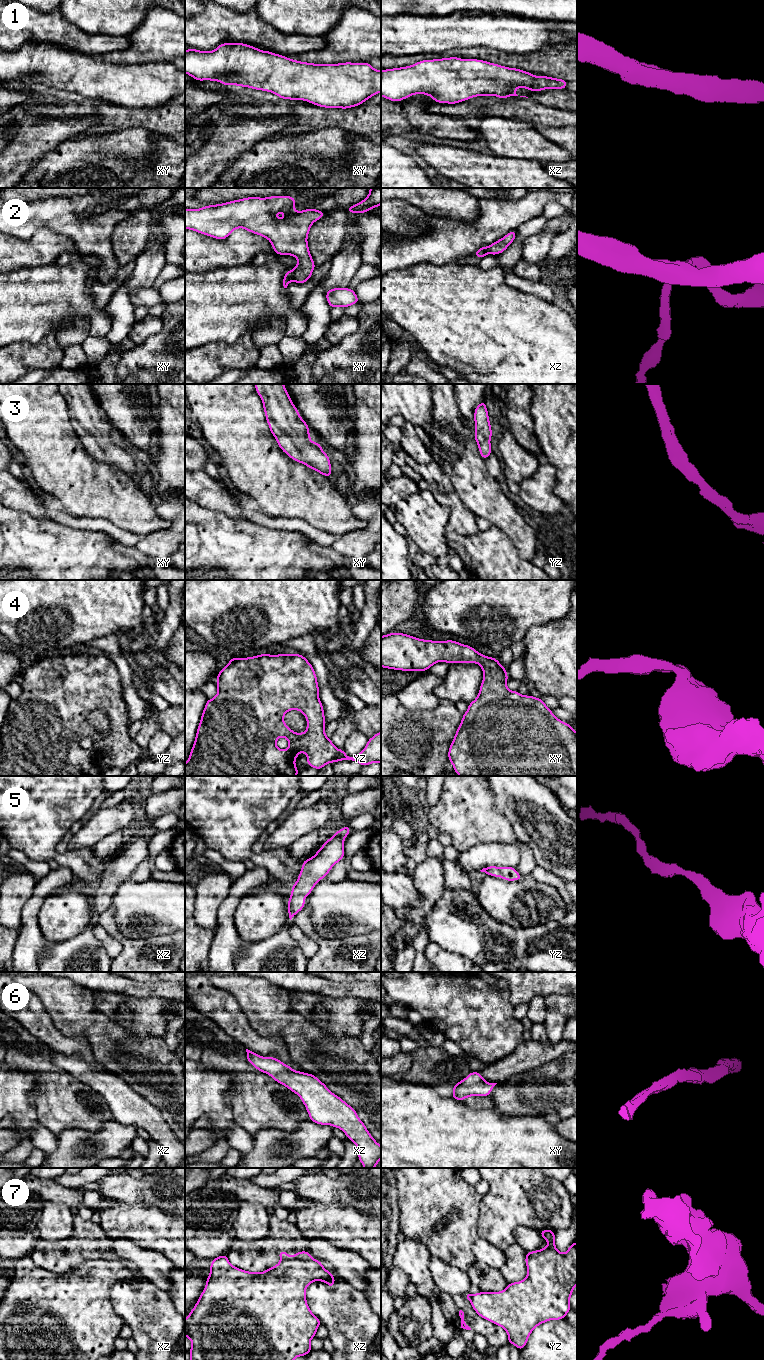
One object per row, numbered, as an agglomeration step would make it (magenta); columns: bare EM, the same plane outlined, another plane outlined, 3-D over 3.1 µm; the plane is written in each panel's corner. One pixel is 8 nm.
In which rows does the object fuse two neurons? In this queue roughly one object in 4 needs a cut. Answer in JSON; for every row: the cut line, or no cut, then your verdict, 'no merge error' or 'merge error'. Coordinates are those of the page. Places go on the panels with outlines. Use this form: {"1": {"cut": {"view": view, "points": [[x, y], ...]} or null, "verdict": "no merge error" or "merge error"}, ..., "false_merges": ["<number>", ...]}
{"1": {"cut": null, "verdict": "no merge error"}, "2": {"cut": {"view": "xy", "points": [[290, 271], [292, 279]]}, "verdict": "merge error"}, "3": {"cut": null, "verdict": "no merge error"}, "4": {"cut": null, "verdict": "no merge error"}, "5": {"cut": null, "verdict": "no merge error"}, "6": {"cut": null, "verdict": "no merge error"}, "7": {"cut": {"view": "xz", "points": [[310, 1258], [281, 1260]]}, "verdict": "merge error"}, "false_merges": ["2", "7"]}

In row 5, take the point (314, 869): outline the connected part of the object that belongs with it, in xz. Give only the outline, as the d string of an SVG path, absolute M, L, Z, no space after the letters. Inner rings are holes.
M344 826L335 832L331 839L327 839L313 857L303 861L302 869L288 899L290 920L304 908L305 898L312 892L316 883L325 878L332 867L344 857L344 839L350 832L350 827Z

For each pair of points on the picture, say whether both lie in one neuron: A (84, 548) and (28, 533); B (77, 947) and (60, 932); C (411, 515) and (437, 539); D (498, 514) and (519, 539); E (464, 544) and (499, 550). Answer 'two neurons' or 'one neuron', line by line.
A: one neuron
B: two neurons
C: one neuron
D: one neuron
E: one neuron

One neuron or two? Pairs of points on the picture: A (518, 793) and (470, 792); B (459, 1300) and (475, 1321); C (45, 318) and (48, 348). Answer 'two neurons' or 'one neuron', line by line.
A: two neurons
B: one neuron
C: two neurons

